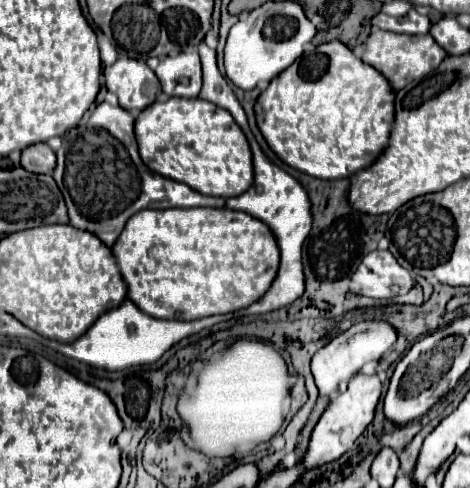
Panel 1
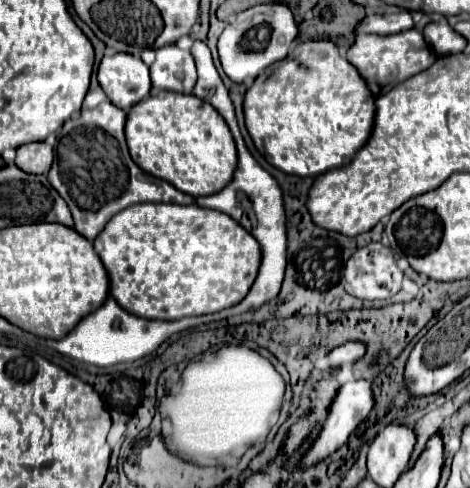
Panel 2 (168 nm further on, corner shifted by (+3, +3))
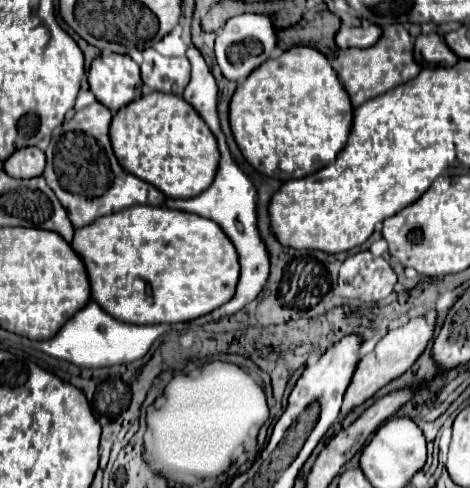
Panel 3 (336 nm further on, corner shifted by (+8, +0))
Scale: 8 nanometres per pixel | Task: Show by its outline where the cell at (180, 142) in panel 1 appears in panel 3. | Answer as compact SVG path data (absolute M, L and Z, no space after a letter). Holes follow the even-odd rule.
M152 92L118 110L110 122L110 142L120 166L152 184L168 198L194 198L204 192L218 168L218 146L200 114L176 94Z

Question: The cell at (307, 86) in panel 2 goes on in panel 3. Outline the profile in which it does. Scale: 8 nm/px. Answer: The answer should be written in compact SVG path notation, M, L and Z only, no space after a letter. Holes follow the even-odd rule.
M294 46L278 58L270 58L260 64L260 68L256 68L256 72L252 72L252 76L236 88L230 102L230 128L246 162L256 168L256 172L284 182L310 176L334 162L338 152L346 146L352 114L354 110L350 106L350 98L330 62L314 48Z

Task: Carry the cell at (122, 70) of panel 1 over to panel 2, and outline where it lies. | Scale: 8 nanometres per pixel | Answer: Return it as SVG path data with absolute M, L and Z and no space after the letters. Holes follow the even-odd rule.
M129 53L103 57L97 79L111 103L123 111L129 111L151 91L149 67L139 57L133 57Z

